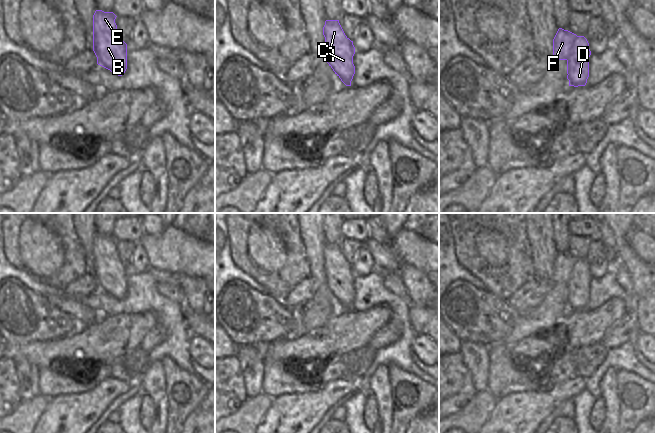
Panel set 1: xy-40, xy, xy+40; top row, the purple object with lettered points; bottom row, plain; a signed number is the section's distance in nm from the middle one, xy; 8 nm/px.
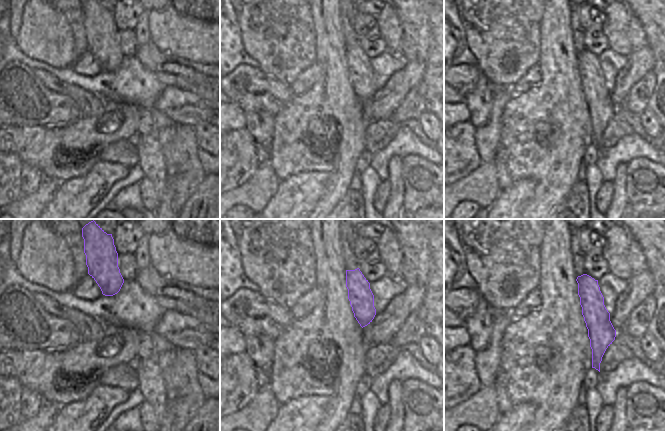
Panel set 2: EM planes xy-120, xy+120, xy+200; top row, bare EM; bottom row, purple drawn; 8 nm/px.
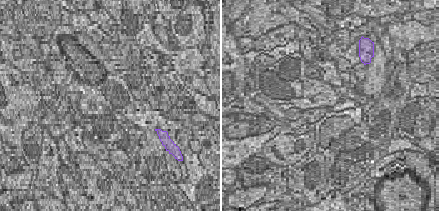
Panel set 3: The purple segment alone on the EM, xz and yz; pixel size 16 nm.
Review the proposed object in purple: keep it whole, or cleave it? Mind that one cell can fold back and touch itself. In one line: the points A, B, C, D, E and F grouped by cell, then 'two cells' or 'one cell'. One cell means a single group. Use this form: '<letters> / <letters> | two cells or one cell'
A B C D E F | one cell

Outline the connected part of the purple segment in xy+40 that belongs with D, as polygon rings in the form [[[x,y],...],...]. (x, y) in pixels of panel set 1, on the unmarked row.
[[[559,252],[553,263],[553,281],[567,285],[569,310],[585,310],[589,301],[591,275],[584,260]]]

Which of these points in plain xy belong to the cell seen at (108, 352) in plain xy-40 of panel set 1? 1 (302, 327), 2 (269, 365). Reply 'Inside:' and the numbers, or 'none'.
Inside: none

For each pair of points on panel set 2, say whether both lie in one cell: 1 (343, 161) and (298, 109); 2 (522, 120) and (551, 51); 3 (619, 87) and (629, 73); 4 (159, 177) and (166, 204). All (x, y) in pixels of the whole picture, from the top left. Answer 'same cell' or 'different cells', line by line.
1: same cell
2: same cell
3: same cell
4: different cells

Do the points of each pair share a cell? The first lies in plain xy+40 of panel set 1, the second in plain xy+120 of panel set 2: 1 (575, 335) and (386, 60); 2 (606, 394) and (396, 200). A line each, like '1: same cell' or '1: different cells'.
1: different cells
2: same cell

